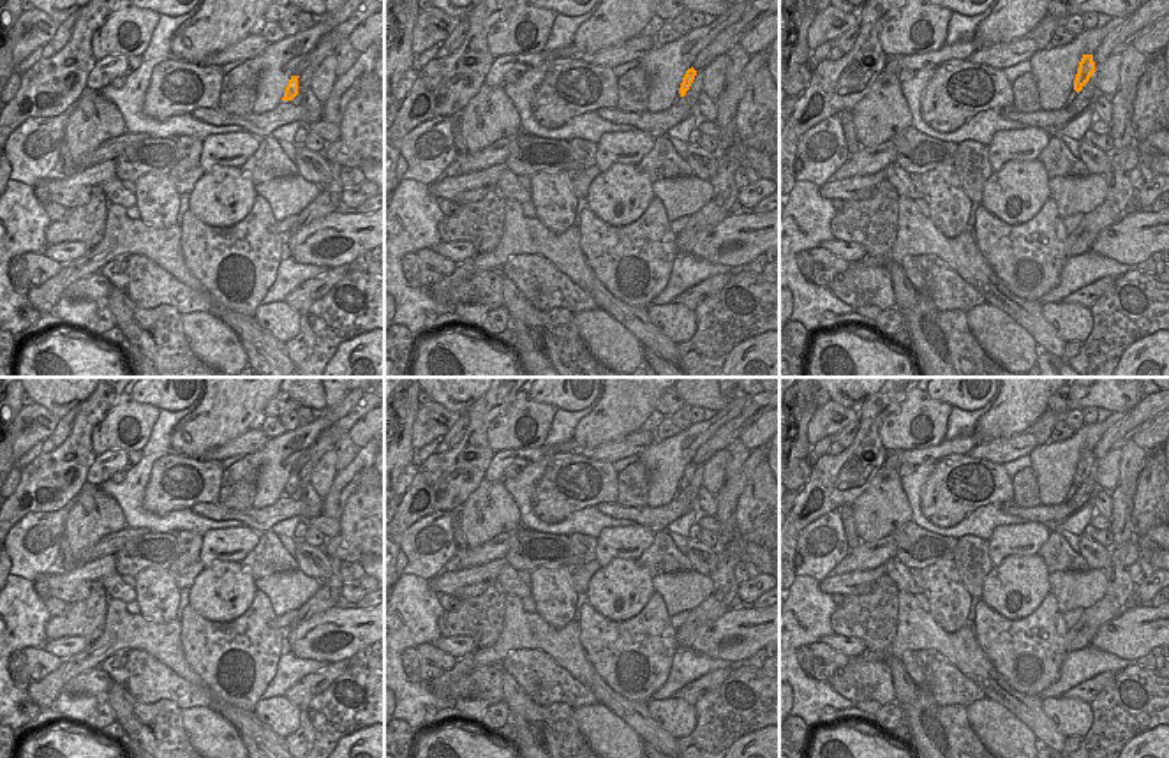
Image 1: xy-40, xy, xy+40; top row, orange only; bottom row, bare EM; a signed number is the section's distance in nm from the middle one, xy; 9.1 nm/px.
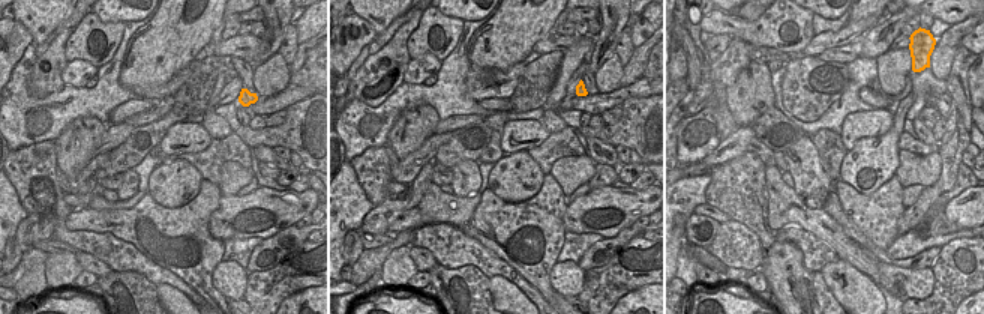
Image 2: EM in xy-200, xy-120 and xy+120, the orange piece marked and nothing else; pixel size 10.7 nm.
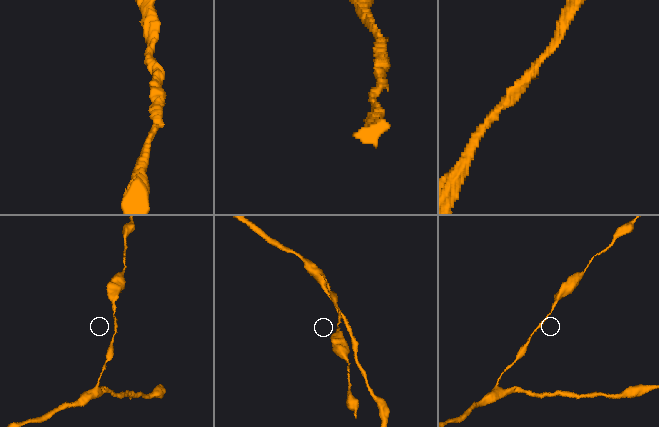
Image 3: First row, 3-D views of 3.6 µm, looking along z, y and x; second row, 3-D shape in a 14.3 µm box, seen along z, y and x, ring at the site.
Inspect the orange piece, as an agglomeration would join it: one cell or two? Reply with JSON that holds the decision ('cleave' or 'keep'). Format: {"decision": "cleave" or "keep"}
{"decision": "keep"}

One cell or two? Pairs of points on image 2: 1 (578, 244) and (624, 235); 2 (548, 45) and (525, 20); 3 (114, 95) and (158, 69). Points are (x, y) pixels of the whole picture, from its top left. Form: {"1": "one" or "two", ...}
{"1": "two", "2": "two", "3": "two"}

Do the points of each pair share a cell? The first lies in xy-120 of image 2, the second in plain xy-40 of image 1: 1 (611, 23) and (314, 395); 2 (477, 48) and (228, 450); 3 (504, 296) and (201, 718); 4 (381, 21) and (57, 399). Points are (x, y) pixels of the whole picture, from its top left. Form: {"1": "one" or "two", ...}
{"1": "two", "2": "two", "3": "one", "4": "one"}

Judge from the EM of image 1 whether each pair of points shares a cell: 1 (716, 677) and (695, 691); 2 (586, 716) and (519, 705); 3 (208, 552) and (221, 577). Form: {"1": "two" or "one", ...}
{"1": "one", "2": "two", "3": "two"}

